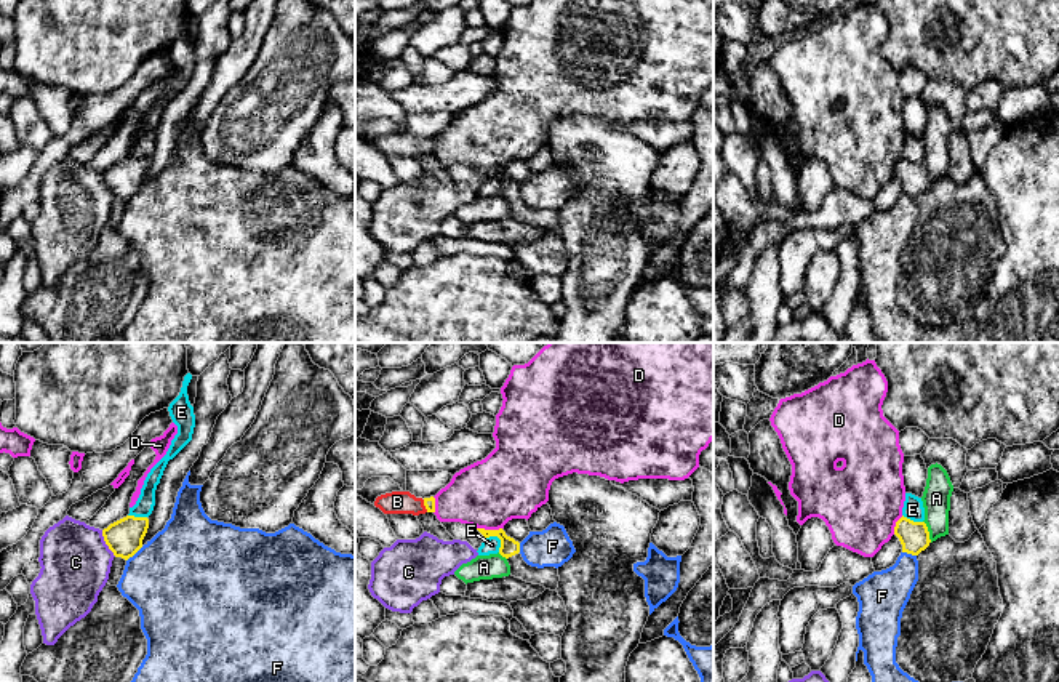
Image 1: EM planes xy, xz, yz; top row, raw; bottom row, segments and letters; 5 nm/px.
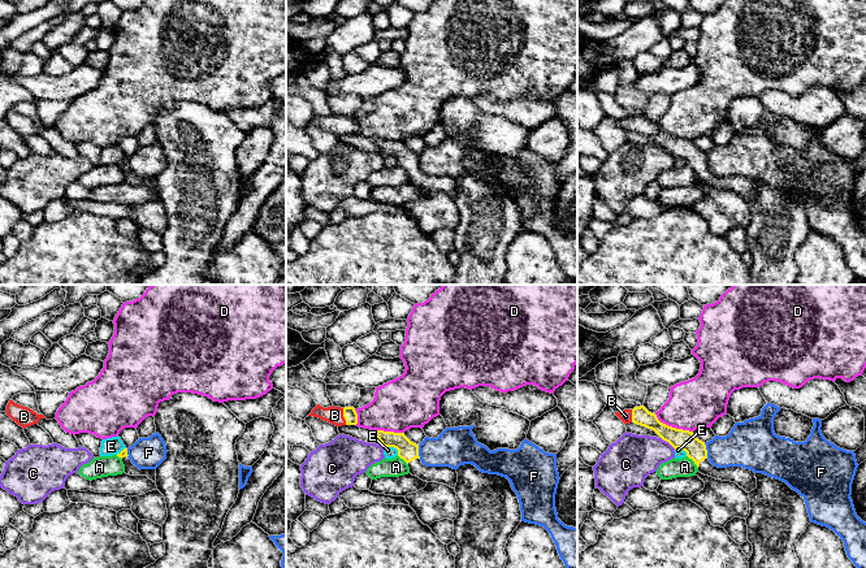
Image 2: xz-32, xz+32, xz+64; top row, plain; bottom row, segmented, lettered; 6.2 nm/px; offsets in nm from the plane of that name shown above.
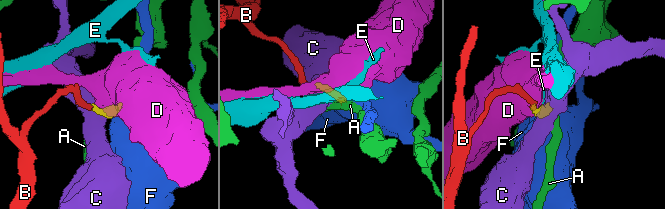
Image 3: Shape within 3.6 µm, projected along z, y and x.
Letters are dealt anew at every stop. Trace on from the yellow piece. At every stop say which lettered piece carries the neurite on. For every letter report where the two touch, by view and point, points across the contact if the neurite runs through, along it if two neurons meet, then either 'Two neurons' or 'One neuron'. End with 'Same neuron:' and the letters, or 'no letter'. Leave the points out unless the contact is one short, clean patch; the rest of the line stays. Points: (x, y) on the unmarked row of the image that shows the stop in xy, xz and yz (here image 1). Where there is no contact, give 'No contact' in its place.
A: Touches yellow at yz (928, 173). Boundary: yz (923, 162), (931, 183). Two neurons
B: Touches yellow at xz (424, 146). Path across: xz (429, 144), (424, 146), (397, 143). One neuron
C: Touches yellow at xy (106, 184). Boundary: xy (101, 172), (104, 184), (115, 197). Two neurons
D: Touches yellow at xz (490, 172). Boundary: xz (477, 168), (501, 170). Two neurons
E: Touches yellow at xz (498, 178). Boundary: xz (485, 178), (496, 178), (499, 181), (499, 192). Two neurons
F: Touches yellow at xy (135, 194). Boundary: xy (143, 188), (127, 202). Two neurons
Same neuron: B

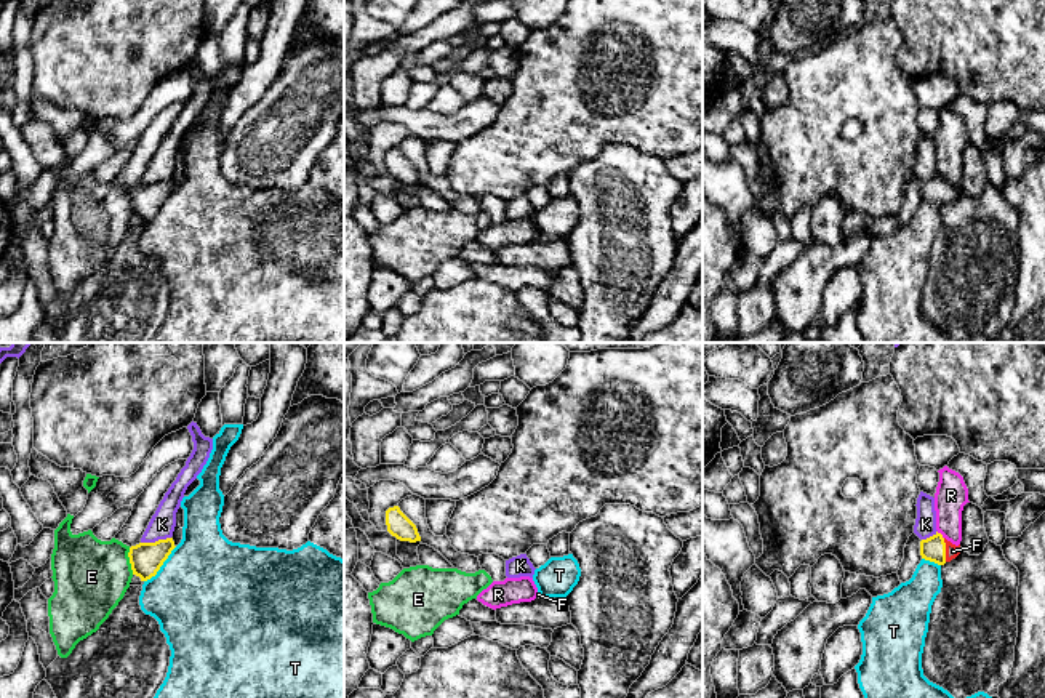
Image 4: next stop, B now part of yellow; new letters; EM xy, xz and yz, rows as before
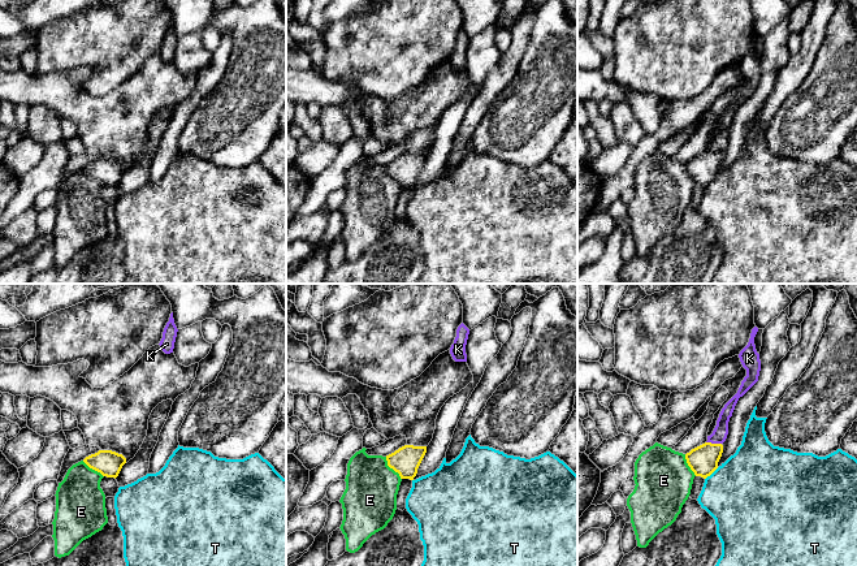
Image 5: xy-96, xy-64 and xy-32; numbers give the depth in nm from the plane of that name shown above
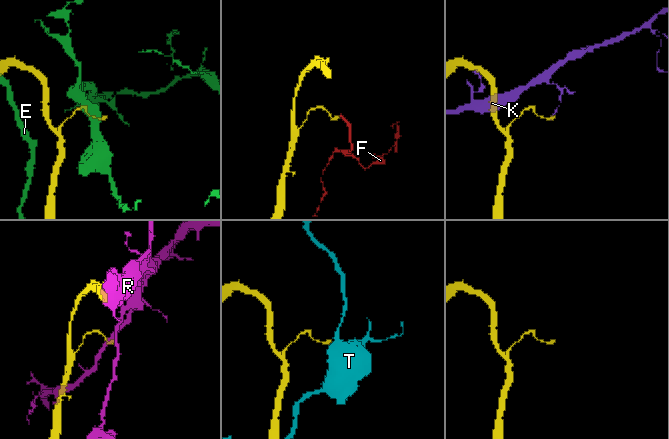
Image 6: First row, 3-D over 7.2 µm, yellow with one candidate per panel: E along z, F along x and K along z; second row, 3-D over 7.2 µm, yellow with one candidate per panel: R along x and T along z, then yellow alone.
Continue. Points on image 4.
E: Touches yellow at xy (130, 202). Boundary: xy (128, 189), (128, 204), (133, 215). Two neurons
F: Touches yellow at yz (944, 191). Path across: yz (933, 189), (944, 191), (952, 192). One neuron
K: Touches yellow at xy (156, 183). Boundary: xy (170, 178), (141, 184). Two neurons
R: Touches yellow at yz (941, 176). Boundary: yz (936, 173), (943, 180). Two neurons
T: Touches yellow at xy (162, 205). Boundary: xy (176, 188), (160, 210), (144, 223). Two neurons
Same neuron: F

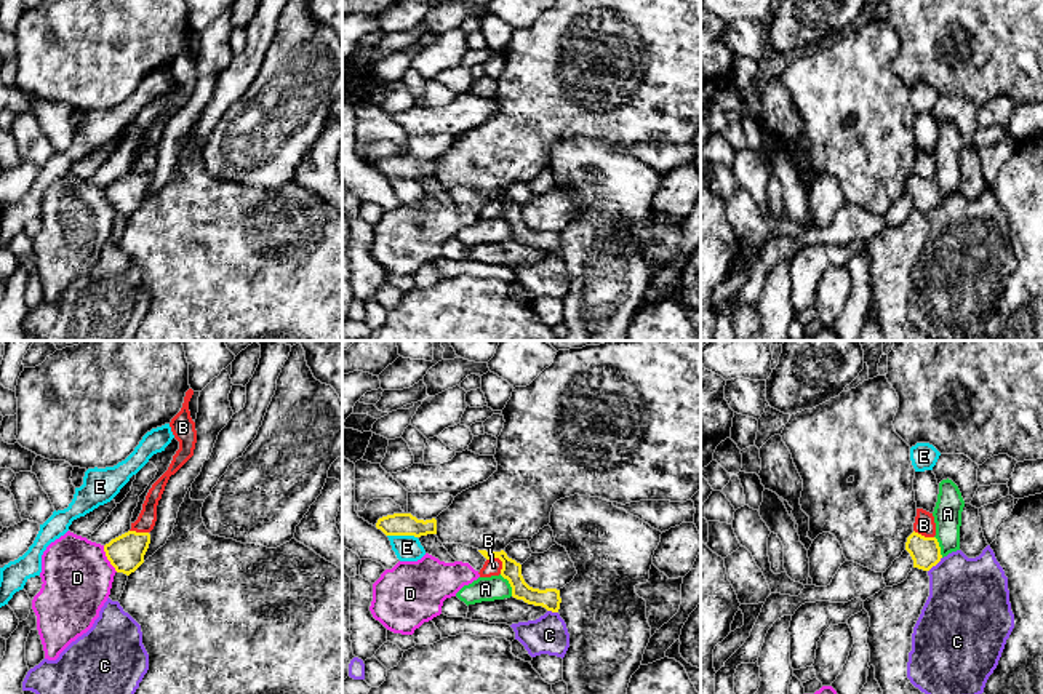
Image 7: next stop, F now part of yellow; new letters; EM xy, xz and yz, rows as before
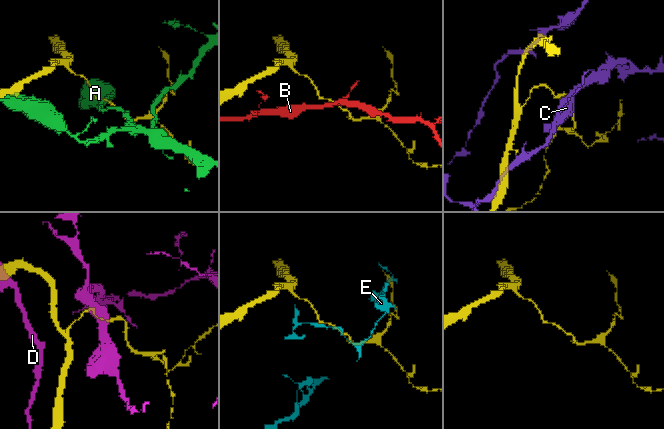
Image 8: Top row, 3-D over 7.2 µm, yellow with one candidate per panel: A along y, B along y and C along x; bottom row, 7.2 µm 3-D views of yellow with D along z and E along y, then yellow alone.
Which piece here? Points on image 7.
A: Touches yellow at xz (509, 224). Boundary: xz (499, 216), (507, 223), (512, 237). Two neurons
B: Touches yellow at xz (499, 200). Boundary: xz (487, 200), (498, 200), (501, 203), (501, 215). Two neurons
C: Touches yellow at yz (935, 207). Two neurons
D: Touches yellow at xy (107, 200). Boundary: xy (103, 187), (106, 200), (117, 213). Two neurons
E: Touches yellow at xz (402, 176). Boundary: xz (387, 176), (413, 176), (416, 179). Two neurons
Same neuron: no letter

